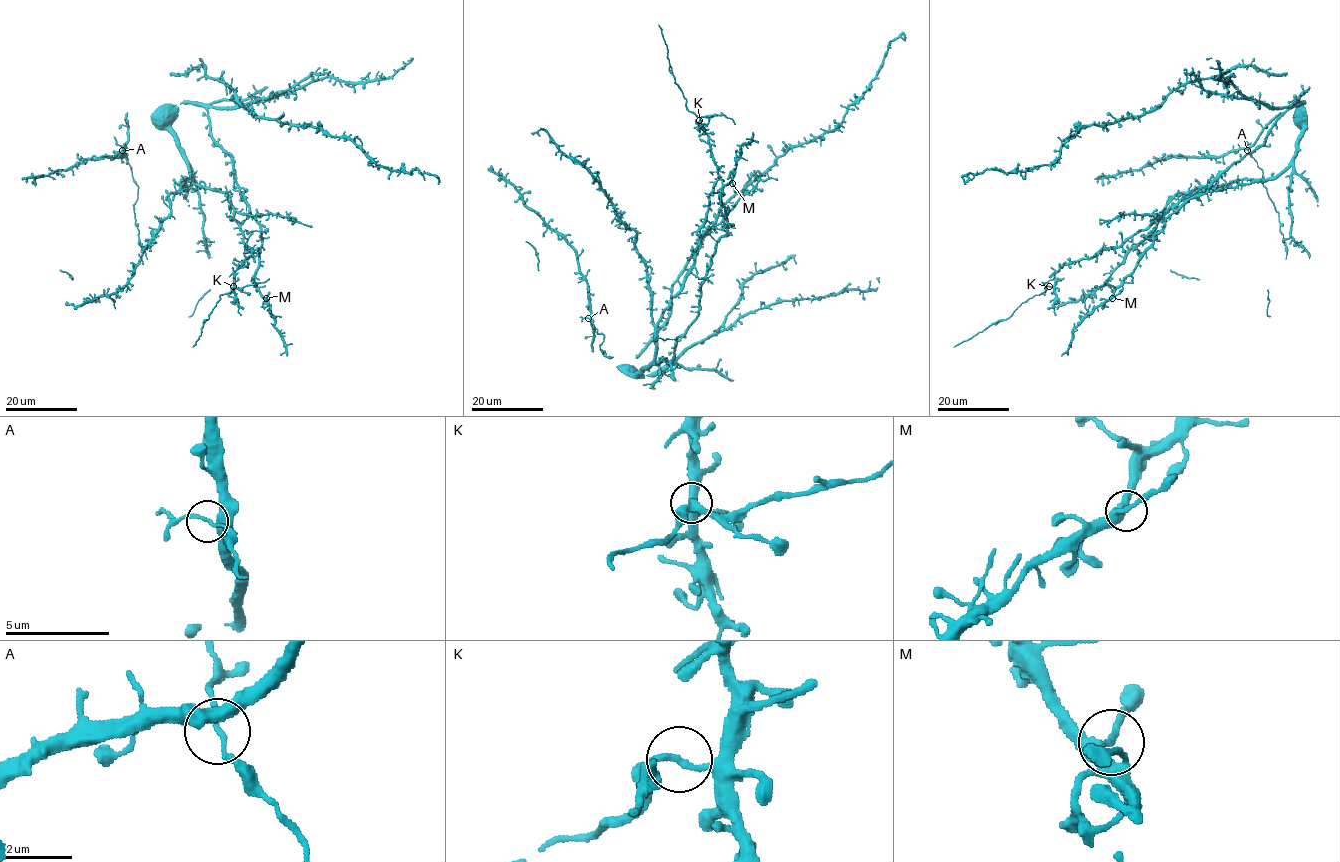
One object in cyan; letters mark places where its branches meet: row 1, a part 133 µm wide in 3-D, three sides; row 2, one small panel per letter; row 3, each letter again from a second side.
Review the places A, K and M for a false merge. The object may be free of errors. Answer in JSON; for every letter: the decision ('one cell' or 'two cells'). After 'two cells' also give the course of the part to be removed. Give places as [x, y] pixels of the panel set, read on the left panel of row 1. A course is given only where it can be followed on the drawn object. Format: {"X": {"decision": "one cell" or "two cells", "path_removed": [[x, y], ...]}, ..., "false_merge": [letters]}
{"A": {"decision": "one cell"}, "K": {"decision": "two cells", "path_removed": [[233, 286], [228, 293], [221, 295], [192, 347]]}, "M": {"decision": "one cell"}, "false_merge": ["K"]}

